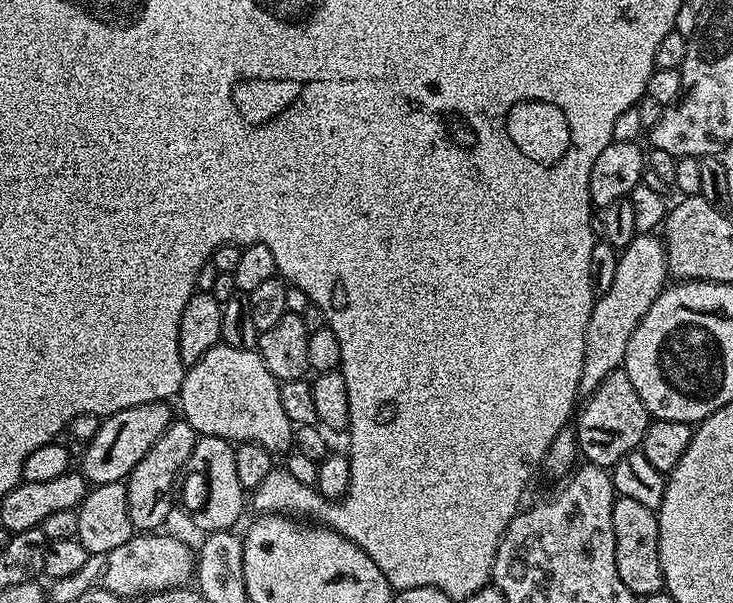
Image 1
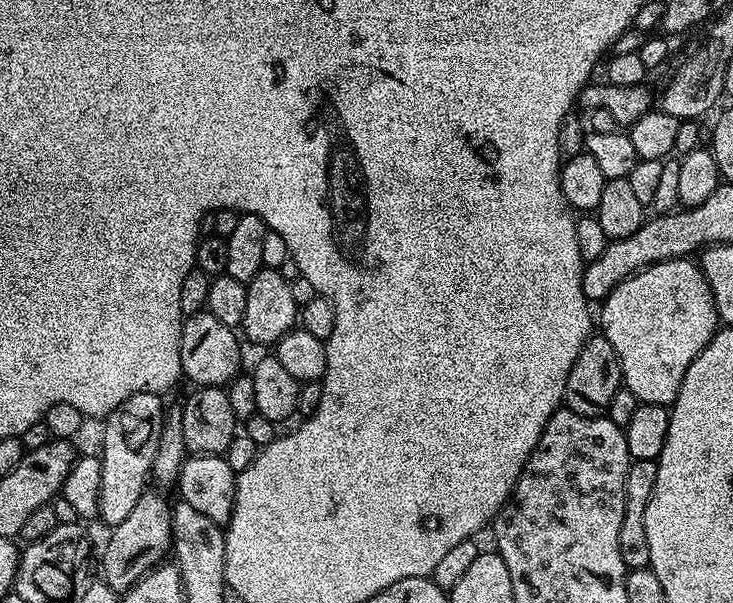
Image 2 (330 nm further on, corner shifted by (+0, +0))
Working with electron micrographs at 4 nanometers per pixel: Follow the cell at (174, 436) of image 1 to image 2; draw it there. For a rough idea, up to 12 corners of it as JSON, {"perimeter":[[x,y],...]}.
{"perimeter":[[134,394],[103,421],[99,519],[149,487],[166,404]]}

